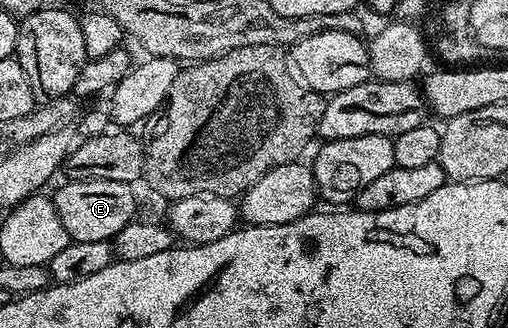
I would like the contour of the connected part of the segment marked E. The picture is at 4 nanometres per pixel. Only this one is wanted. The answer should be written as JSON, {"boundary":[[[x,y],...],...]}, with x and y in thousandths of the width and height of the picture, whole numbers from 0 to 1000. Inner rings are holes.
{"boundary":[[[134,549],[112,585],[100,588],[114,665],[130,689],[136,735],[219,735],[270,655],[268,585],[260,561],[215,549]]]}

